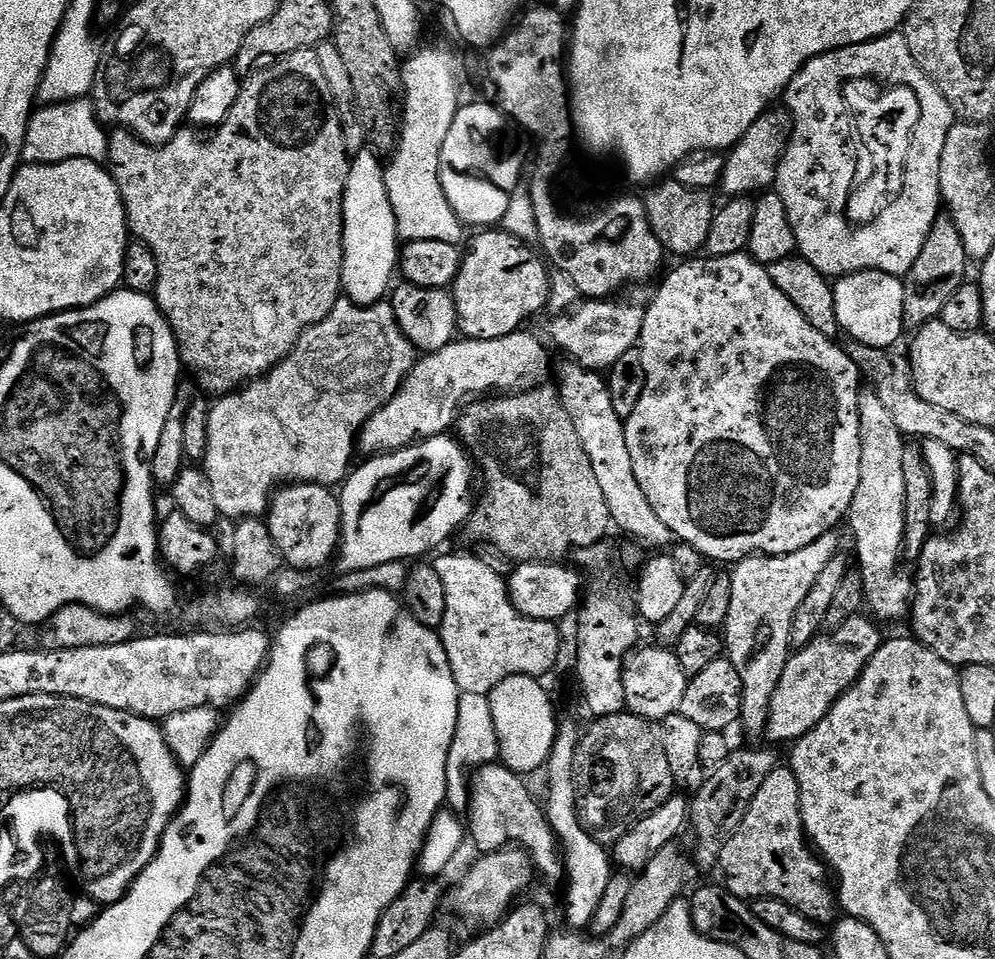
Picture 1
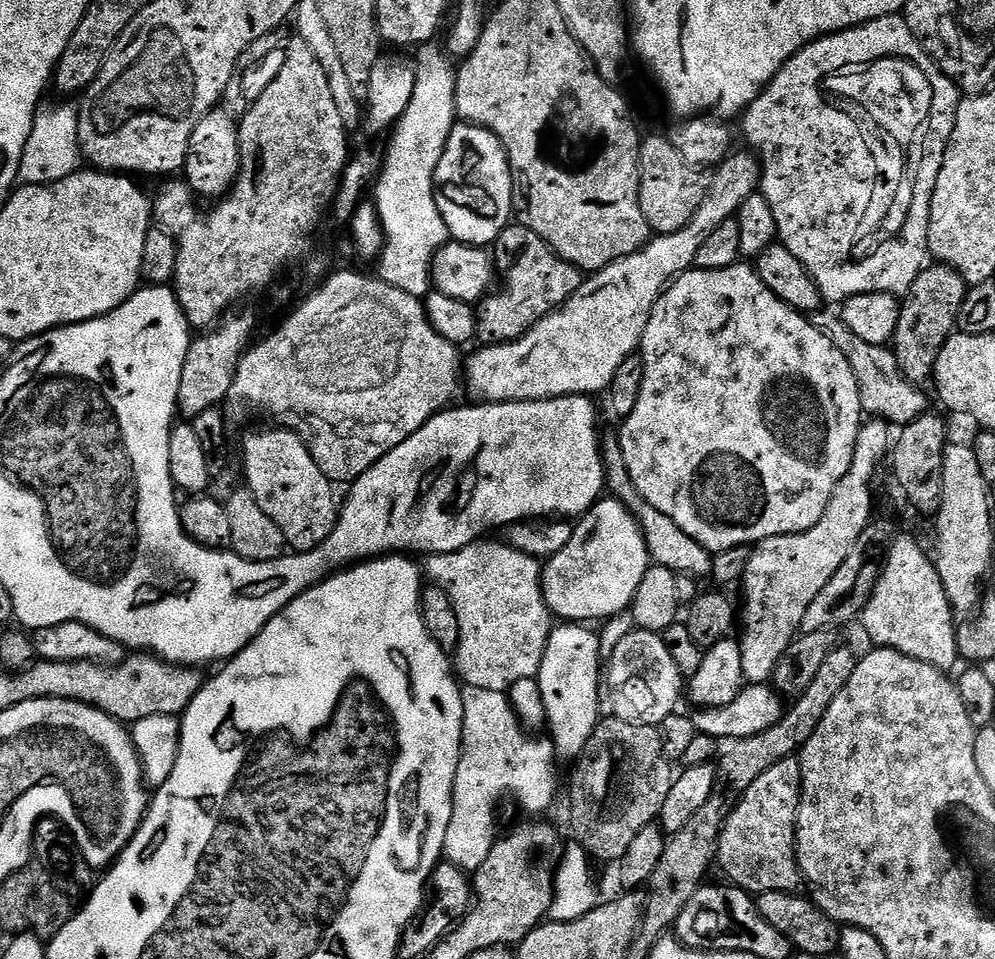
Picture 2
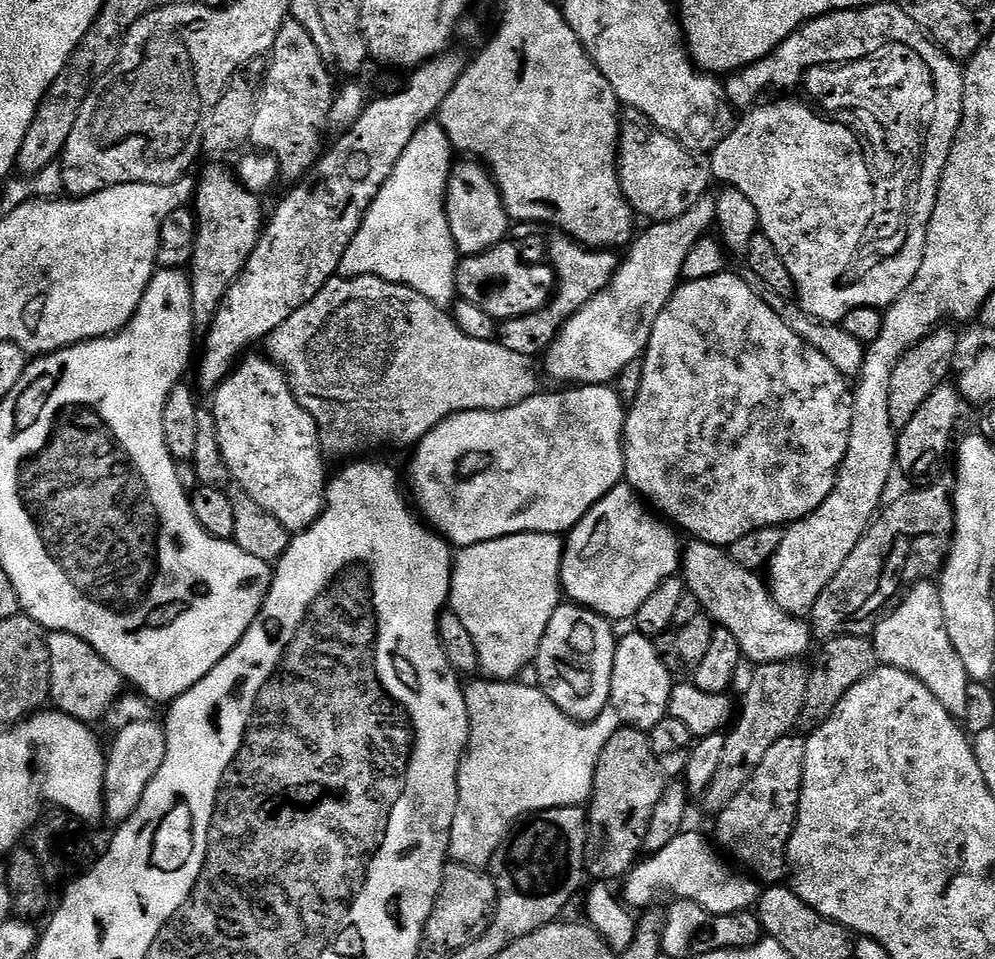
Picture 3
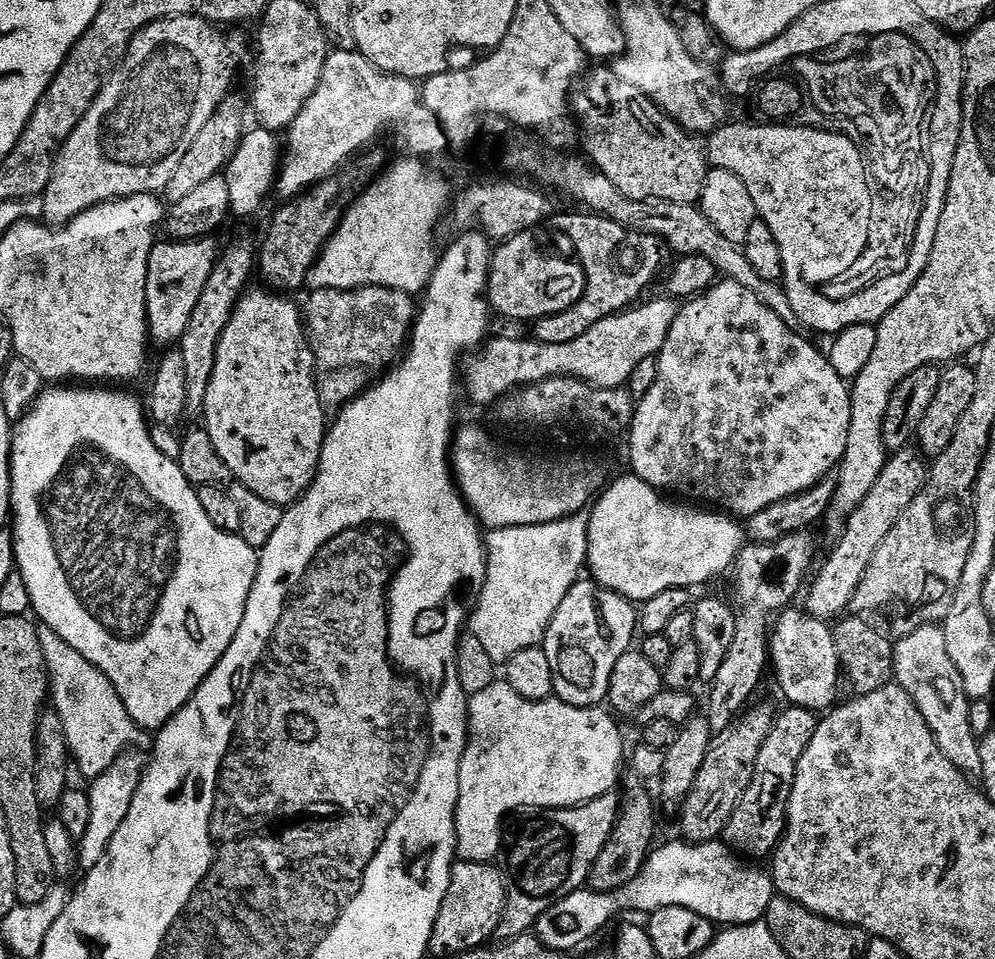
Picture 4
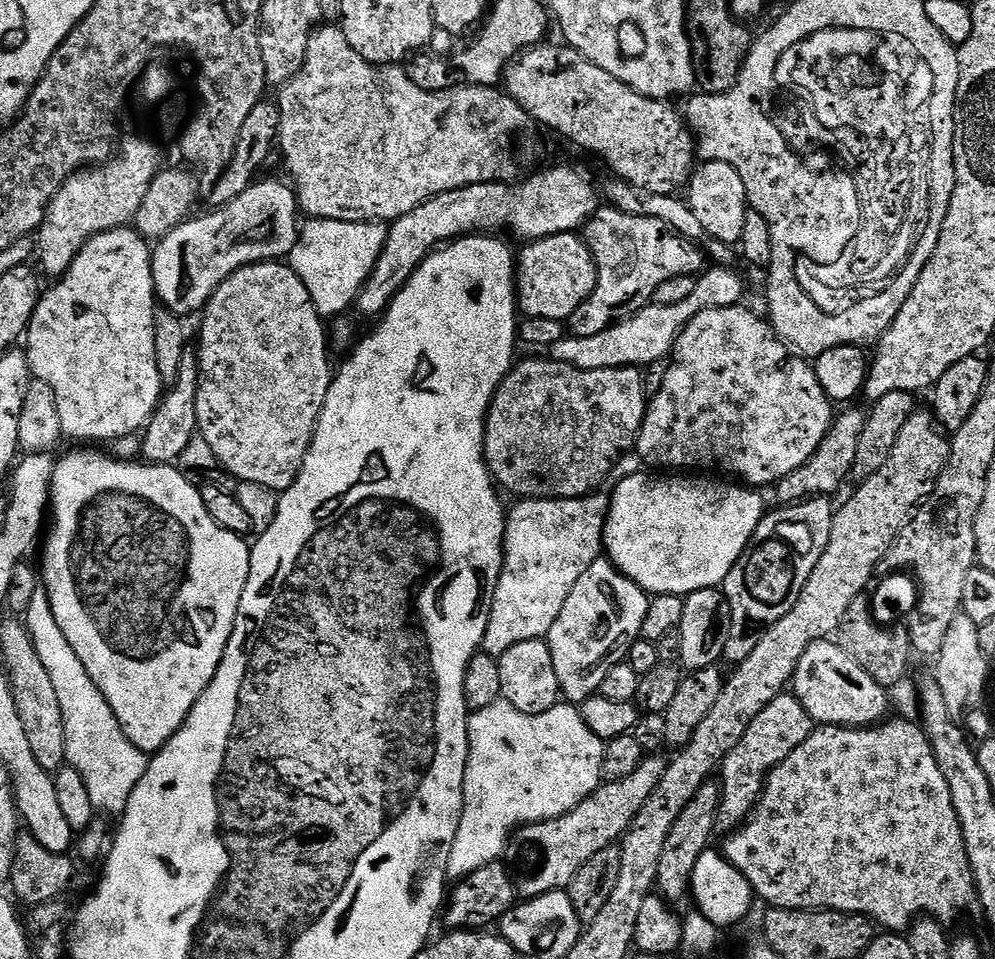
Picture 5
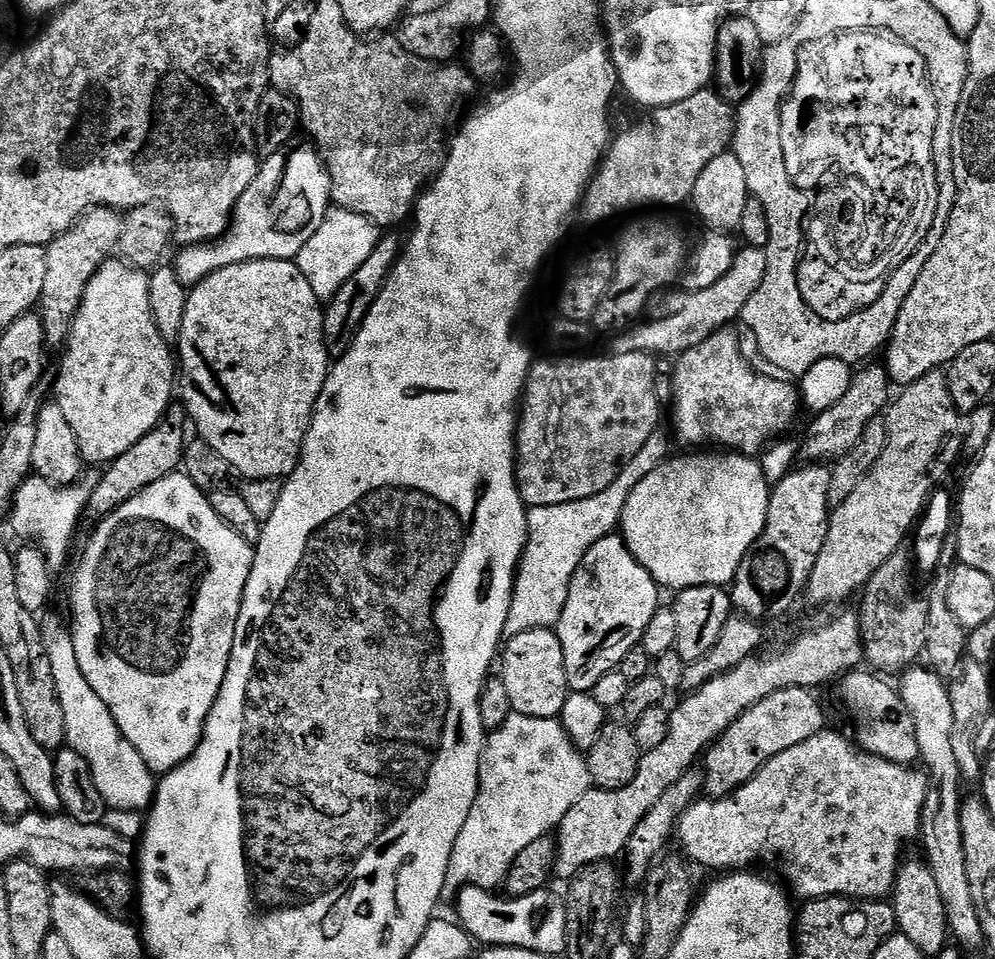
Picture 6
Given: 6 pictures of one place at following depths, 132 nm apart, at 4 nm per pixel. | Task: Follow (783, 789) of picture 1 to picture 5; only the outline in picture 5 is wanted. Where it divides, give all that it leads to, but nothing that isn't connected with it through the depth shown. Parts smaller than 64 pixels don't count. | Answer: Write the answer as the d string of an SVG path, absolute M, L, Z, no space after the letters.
M785 694L774 698L754 722L750 722L750 727L746 734L742 734L742 742L726 754L726 758L718 769L718 780L720 785L720 810L718 813L718 824L721 829L735 830L751 816L756 809L756 803L760 800L760 795L764 792L764 782L769 772L773 772L814 730L814 721L810 714L798 702L795 695Z

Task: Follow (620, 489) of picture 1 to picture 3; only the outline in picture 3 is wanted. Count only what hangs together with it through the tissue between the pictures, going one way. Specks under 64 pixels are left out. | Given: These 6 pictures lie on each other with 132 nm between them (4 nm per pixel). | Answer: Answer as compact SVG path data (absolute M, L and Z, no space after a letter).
M693 539L691 543L689 548L687 545L682 556L685 589L696 597L699 607L719 627L726 629L735 638L740 647L741 657L745 661L753 660L754 663L758 664L756 666L780 666L785 662L799 661L796 659L811 646L812 640L814 641L814 633L811 627L803 619L783 612L772 599L769 585L757 573L735 564L731 555L723 547L715 544L704 544L698 539Z

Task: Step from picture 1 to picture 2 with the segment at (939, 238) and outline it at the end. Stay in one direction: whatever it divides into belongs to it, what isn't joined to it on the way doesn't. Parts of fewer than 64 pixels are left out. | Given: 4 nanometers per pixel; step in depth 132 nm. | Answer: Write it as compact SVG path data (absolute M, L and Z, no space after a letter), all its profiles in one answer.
M939 262L925 267L924 271L914 278L914 286L905 292L898 314L898 326L894 330L890 347L896 355L900 374L909 384L924 386L933 379L942 346L956 332L958 310L962 310L966 285L948 265Z

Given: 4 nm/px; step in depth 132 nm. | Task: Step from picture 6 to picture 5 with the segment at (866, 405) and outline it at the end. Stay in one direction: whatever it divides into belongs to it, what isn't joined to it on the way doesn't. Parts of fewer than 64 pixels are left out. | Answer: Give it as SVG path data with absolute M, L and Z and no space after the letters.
M856 406L845 407L848 409L833 419L832 428L826 438L822 438L822 446L814 450L810 462L806 462L806 466L798 466L794 474L786 474L786 478L782 478L779 484L775 485L774 492L781 505L792 505L809 497L831 497L831 492L838 491L843 486L844 479L847 481L851 477L854 457L858 451L858 438L862 434L866 415L863 407L852 407Z

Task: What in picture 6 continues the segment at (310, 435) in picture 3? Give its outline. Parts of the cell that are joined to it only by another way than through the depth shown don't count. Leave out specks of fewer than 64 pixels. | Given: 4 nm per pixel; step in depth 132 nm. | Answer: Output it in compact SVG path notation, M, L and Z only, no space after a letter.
M247 260L234 266L226 266L210 274L191 289L186 302L186 314L182 314L182 330L178 337L178 396L188 414L189 421L196 423L195 435L204 440L232 467L233 473L240 472L245 481L281 480L292 475L300 464L300 453L304 450L304 437L312 426L316 403L322 394L322 386L330 371L330 357L324 345L324 308L314 294L314 286L306 282L306 274L291 260Z

